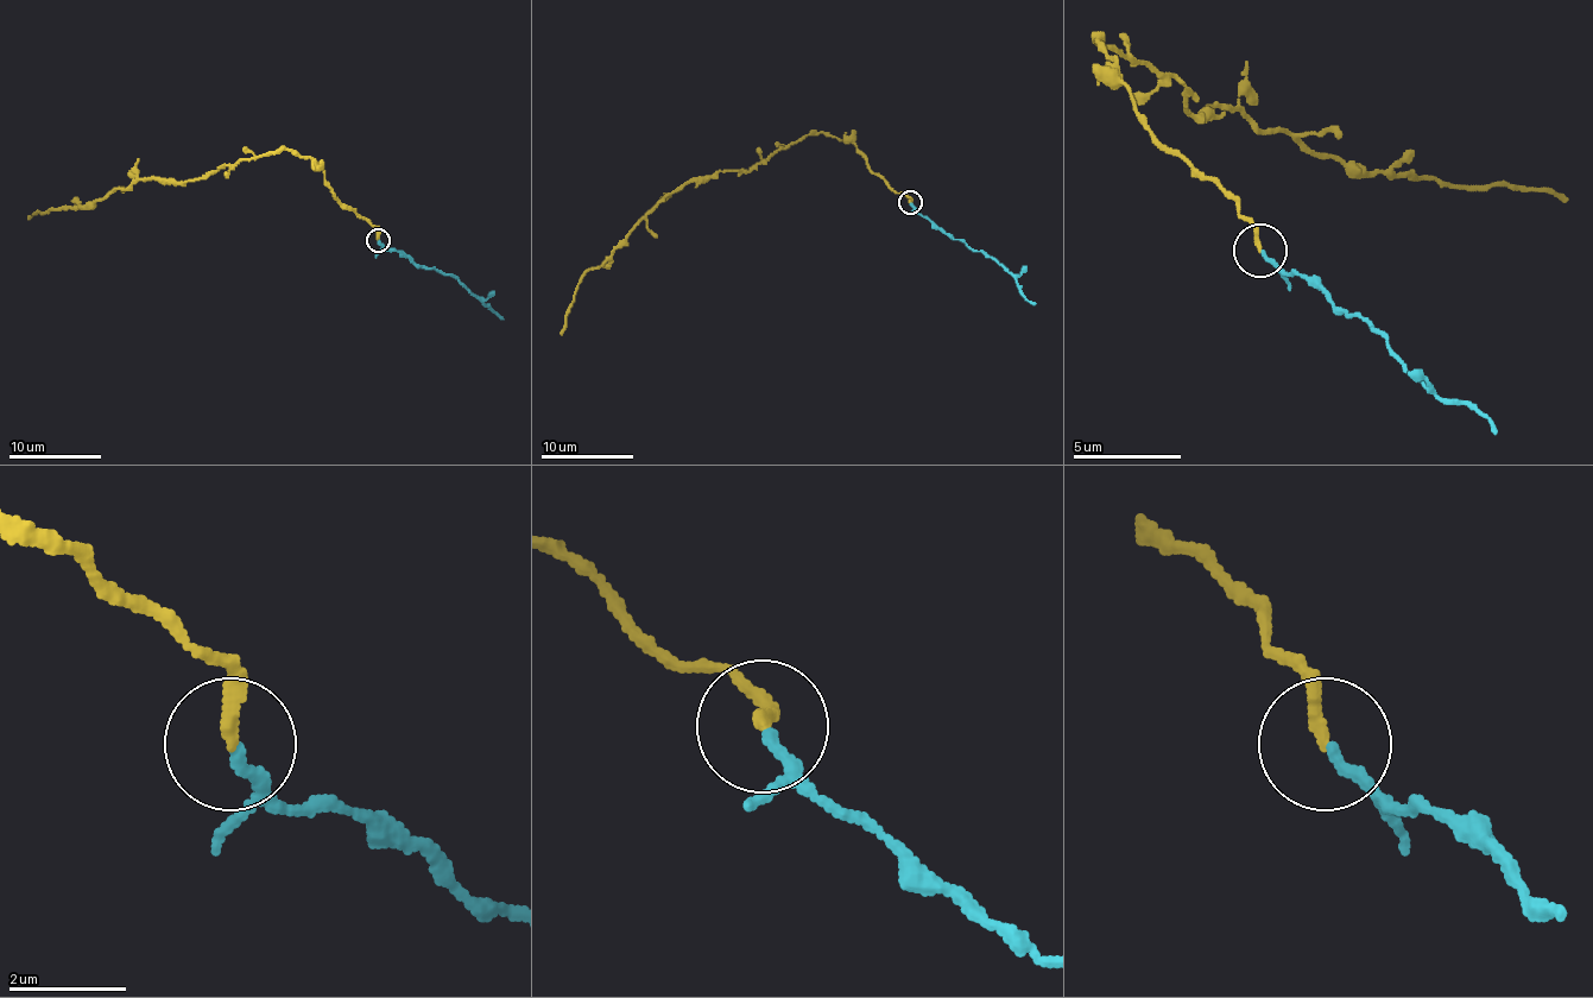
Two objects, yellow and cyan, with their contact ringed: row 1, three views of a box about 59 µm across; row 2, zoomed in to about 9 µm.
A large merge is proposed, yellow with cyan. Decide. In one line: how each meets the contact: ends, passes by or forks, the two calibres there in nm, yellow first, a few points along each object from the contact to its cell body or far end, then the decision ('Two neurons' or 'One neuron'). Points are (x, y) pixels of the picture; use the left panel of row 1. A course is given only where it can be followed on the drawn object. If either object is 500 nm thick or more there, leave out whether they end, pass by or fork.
At the ring yellow ends. At the ring cyan ends. Thickness 240 nm (yellow) against 200 nm. Course of yellow: (377, 239), (377, 231), (337, 200), (310, 158), (277, 149), (196, 179), (140, 179), (82, 207), (29, 219). Course of cyan: (377, 241), (405, 253), (417, 265), (452, 275), (503, 319). One neuron

